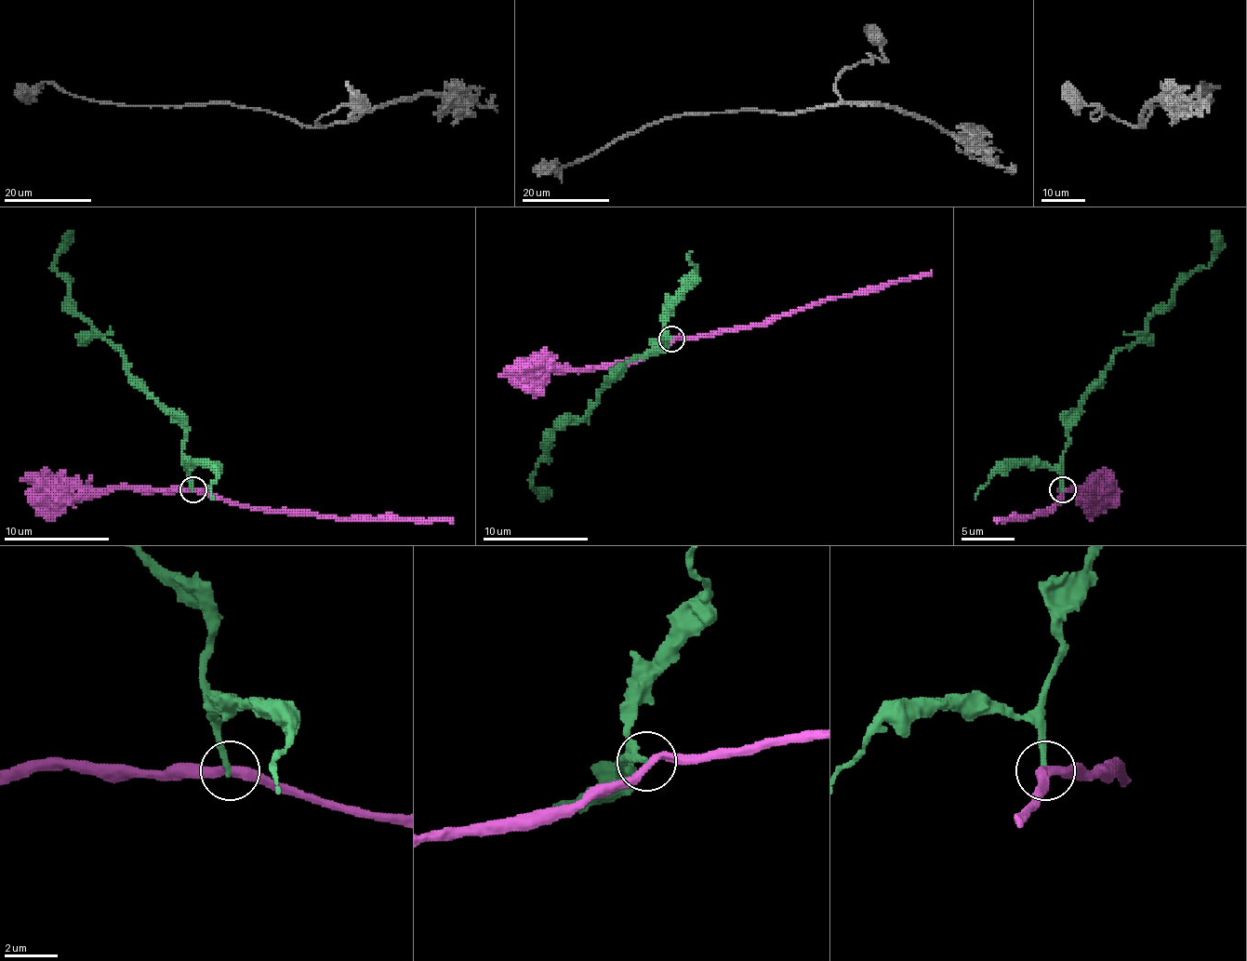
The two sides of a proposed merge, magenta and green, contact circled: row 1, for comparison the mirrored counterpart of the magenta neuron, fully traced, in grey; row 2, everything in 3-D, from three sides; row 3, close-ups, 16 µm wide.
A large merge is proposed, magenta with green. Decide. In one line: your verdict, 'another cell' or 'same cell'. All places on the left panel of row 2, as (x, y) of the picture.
another cell

